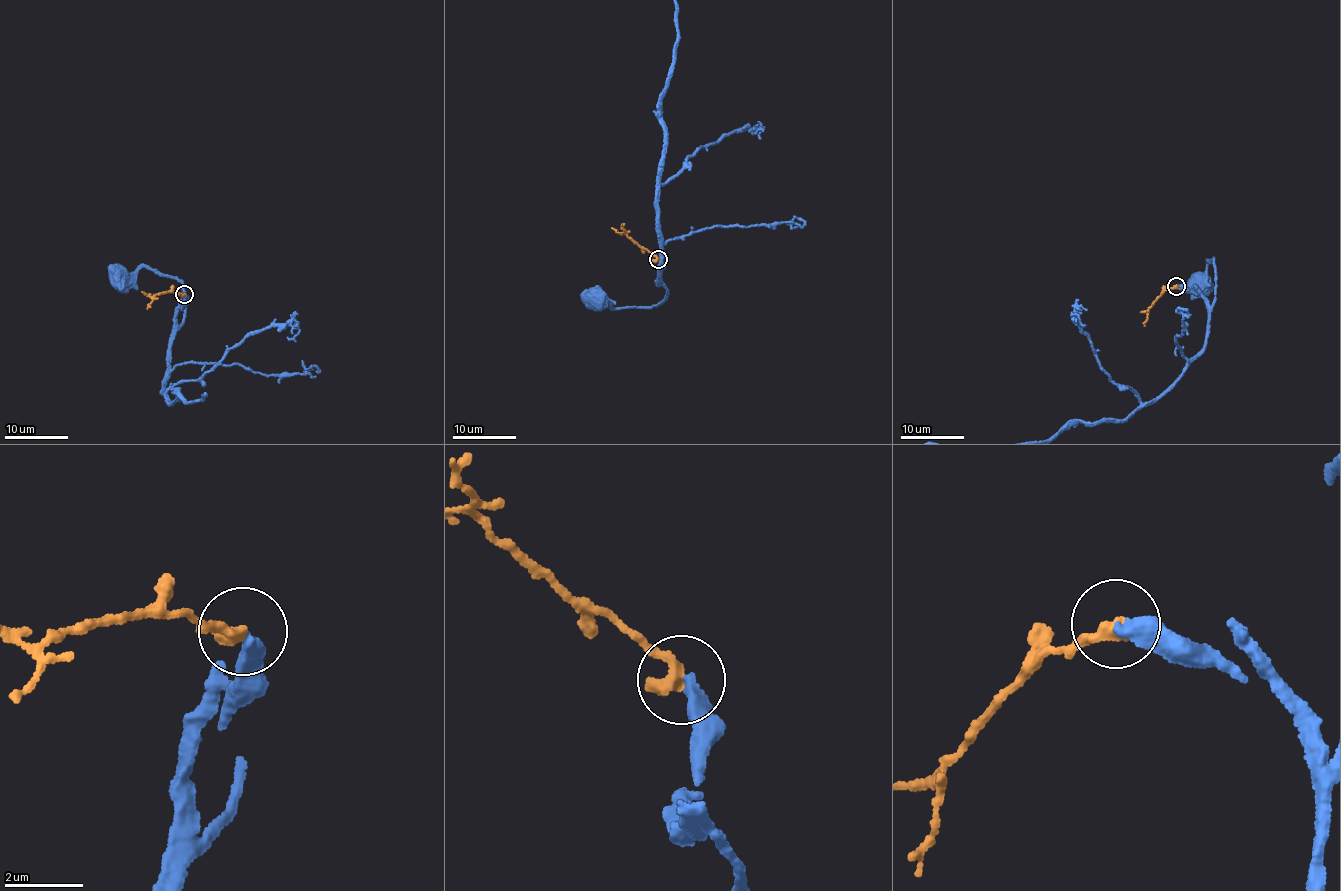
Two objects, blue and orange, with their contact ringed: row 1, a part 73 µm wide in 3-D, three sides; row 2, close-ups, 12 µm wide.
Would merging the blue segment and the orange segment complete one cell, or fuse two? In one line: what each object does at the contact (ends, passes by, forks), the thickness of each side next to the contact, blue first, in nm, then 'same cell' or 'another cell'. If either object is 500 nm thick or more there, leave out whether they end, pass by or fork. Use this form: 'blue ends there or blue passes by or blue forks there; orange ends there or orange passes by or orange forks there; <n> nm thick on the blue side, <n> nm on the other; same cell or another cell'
blue ends there; orange ends there; 400 nm thick on the blue side, 440 nm on the other; another cell

